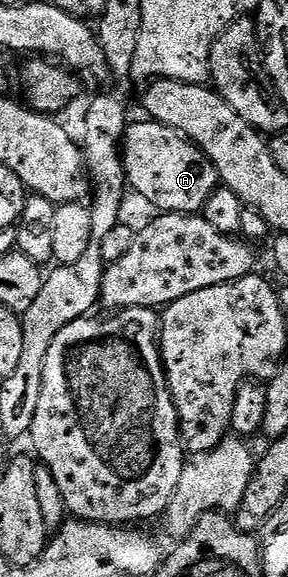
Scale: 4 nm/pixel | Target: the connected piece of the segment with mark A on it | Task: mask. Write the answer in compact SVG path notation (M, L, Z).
M133 121L122 145L127 185L137 190L157 211L165 214L200 214L221 185L212 161L184 134L161 122Z

